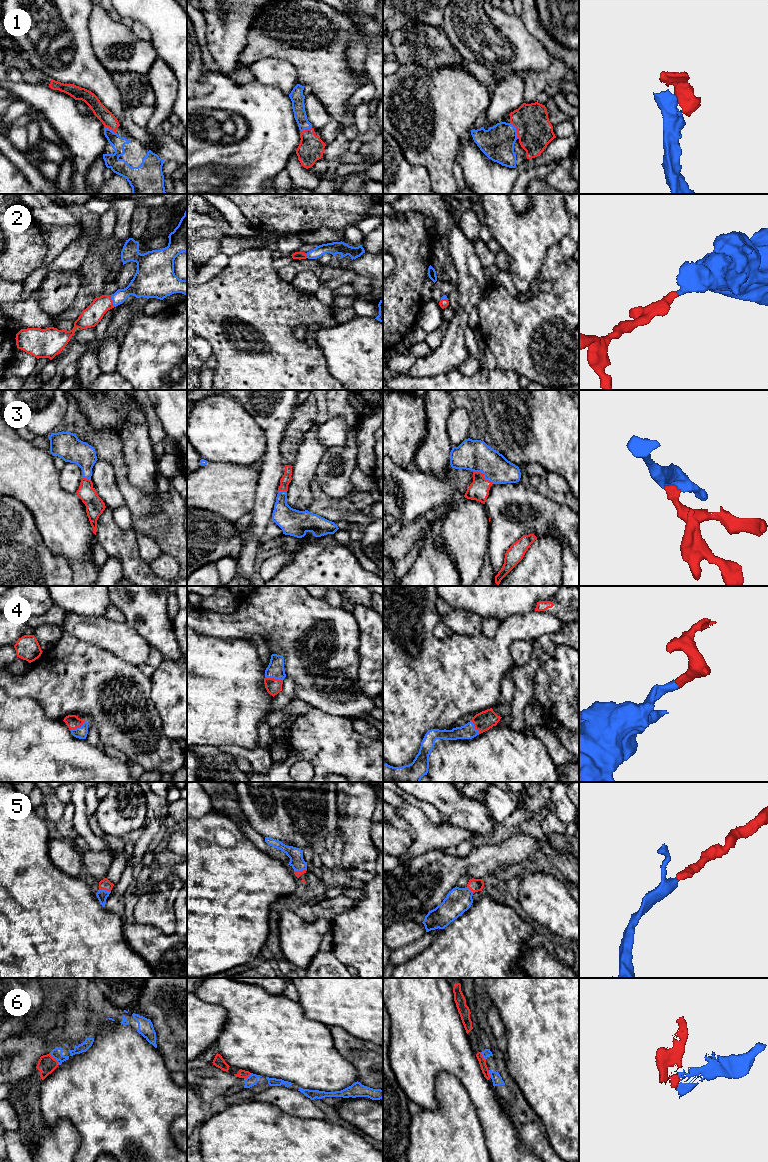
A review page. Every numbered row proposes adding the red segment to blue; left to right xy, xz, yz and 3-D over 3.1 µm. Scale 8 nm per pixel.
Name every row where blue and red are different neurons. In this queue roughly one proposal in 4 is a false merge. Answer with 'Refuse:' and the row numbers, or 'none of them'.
Refuse: 6

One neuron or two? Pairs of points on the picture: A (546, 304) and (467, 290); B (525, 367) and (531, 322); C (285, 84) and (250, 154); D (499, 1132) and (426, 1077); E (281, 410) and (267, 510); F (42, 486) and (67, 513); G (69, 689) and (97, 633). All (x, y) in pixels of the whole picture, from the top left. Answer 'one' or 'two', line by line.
A: two
B: one
C: two
D: one
E: one
F: one
G: two

